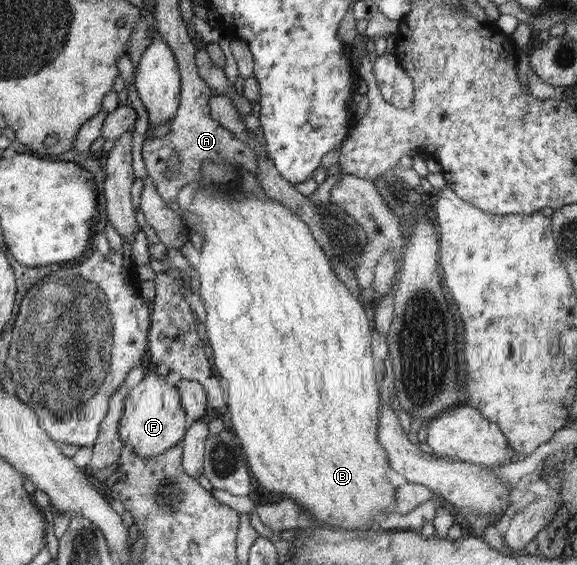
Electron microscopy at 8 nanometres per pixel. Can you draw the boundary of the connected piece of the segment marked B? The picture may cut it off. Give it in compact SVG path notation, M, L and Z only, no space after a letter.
M221 190L197 192L189 211L197 215L205 230L192 230L191 234L199 250L199 291L198 294L206 305L207 317L202 326L204 340L213 348L213 365L217 374L225 381L228 393L226 411L231 415L229 428L239 438L251 475L257 483L269 491L281 493L283 497L294 499L318 523L326 523L337 530L379 529L375 517L395 503L395 487L385 477L389 469L388 453L379 440L380 409L379 389L377 389L377 369L373 363L371 351L371 321L365 307L359 303L355 294L337 279L332 262L326 251L317 244L309 226L288 207L278 201L263 202L242 190L241 197L231 200Z

